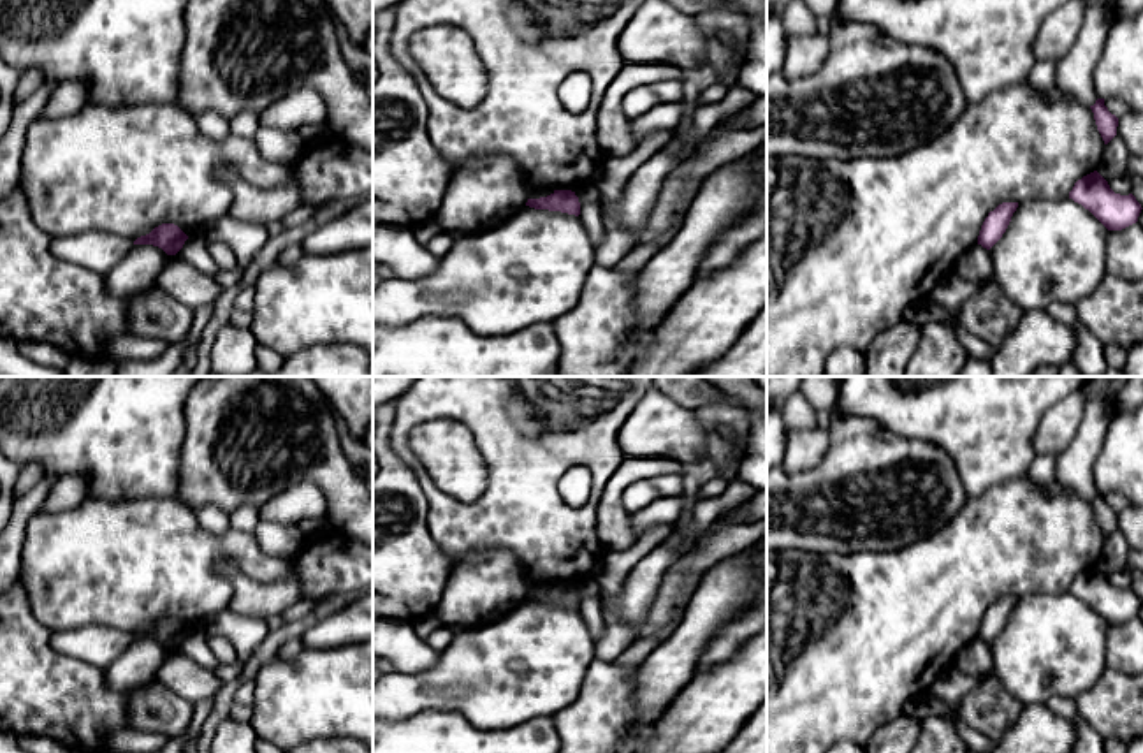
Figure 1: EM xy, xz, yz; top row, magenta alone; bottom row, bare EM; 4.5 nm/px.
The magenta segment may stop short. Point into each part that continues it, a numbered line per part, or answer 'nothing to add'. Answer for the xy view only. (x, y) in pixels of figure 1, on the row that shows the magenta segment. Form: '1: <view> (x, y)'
nothing to add

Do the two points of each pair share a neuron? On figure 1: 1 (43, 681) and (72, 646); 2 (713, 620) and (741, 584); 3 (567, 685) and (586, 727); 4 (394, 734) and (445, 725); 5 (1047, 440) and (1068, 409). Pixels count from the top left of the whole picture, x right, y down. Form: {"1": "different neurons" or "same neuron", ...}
{"1": "different neurons", "2": "same neuron", "3": "different neurons", "4": "same neuron", "5": "same neuron"}

